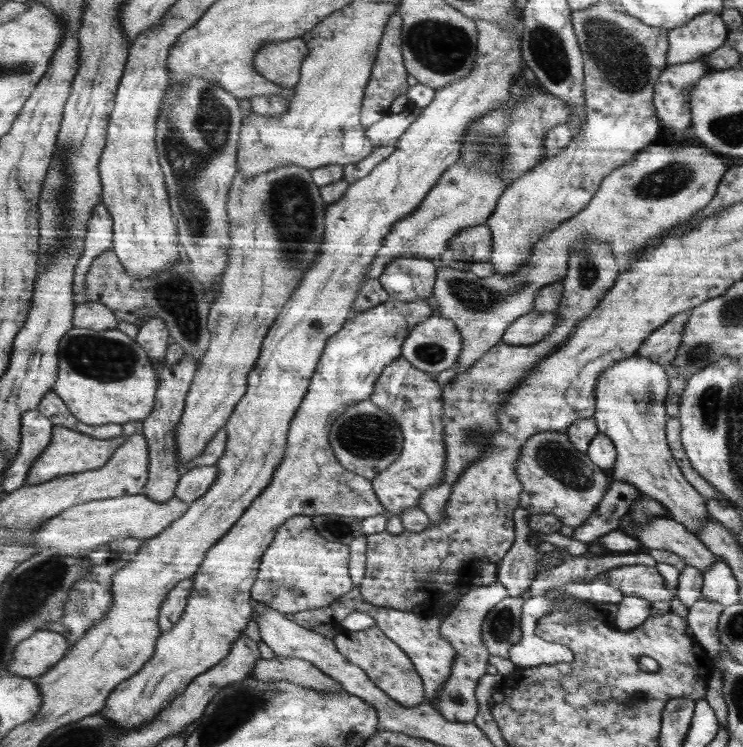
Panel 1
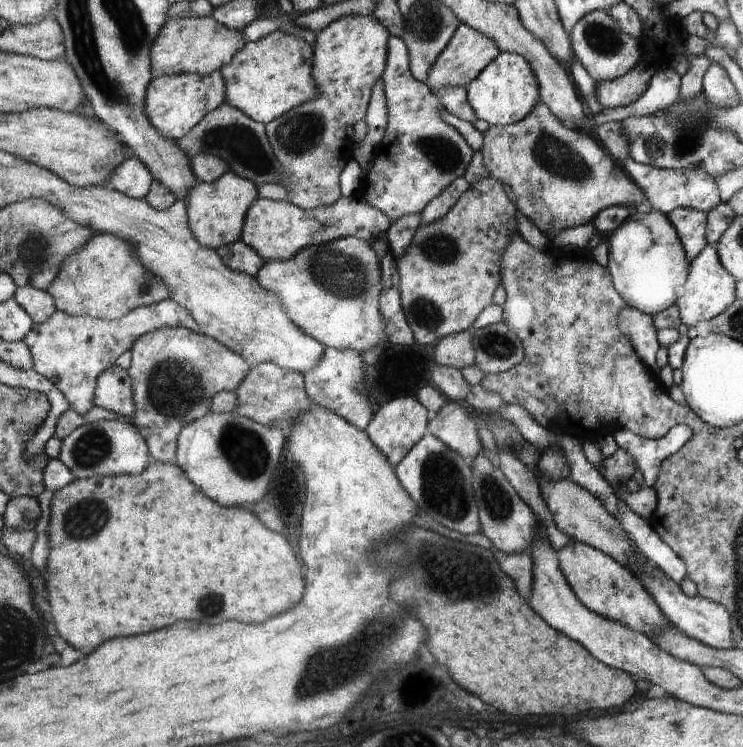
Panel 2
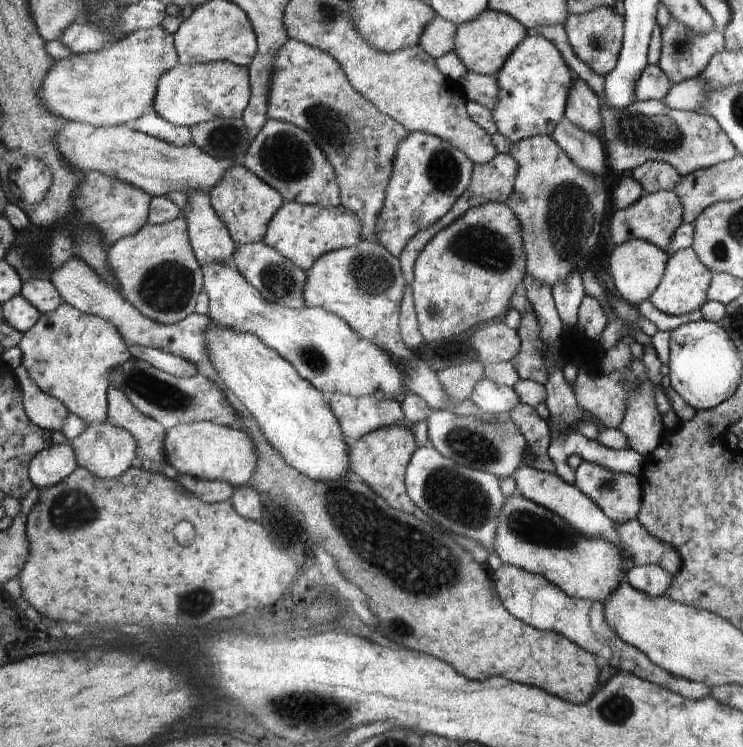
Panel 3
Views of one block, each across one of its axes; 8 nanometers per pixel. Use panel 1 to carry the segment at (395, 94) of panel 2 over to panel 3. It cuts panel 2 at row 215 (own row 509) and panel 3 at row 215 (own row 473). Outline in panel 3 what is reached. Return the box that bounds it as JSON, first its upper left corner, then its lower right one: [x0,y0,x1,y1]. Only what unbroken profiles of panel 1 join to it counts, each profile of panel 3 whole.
[378,132,474,256]

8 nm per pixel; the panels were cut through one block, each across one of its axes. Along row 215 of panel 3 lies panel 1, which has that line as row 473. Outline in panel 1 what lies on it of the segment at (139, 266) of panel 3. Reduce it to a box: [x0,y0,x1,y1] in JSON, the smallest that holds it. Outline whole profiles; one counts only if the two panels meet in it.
[176,165,325,474]

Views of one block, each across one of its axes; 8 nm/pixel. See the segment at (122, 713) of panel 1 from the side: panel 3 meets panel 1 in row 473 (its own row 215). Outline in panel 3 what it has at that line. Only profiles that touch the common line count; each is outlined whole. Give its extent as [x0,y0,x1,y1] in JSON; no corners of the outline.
[264,202,362,272]

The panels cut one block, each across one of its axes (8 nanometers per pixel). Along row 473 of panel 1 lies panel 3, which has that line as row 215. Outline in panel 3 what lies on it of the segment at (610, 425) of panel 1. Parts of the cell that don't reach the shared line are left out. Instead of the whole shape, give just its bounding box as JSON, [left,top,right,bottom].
[607,190,684,251]

